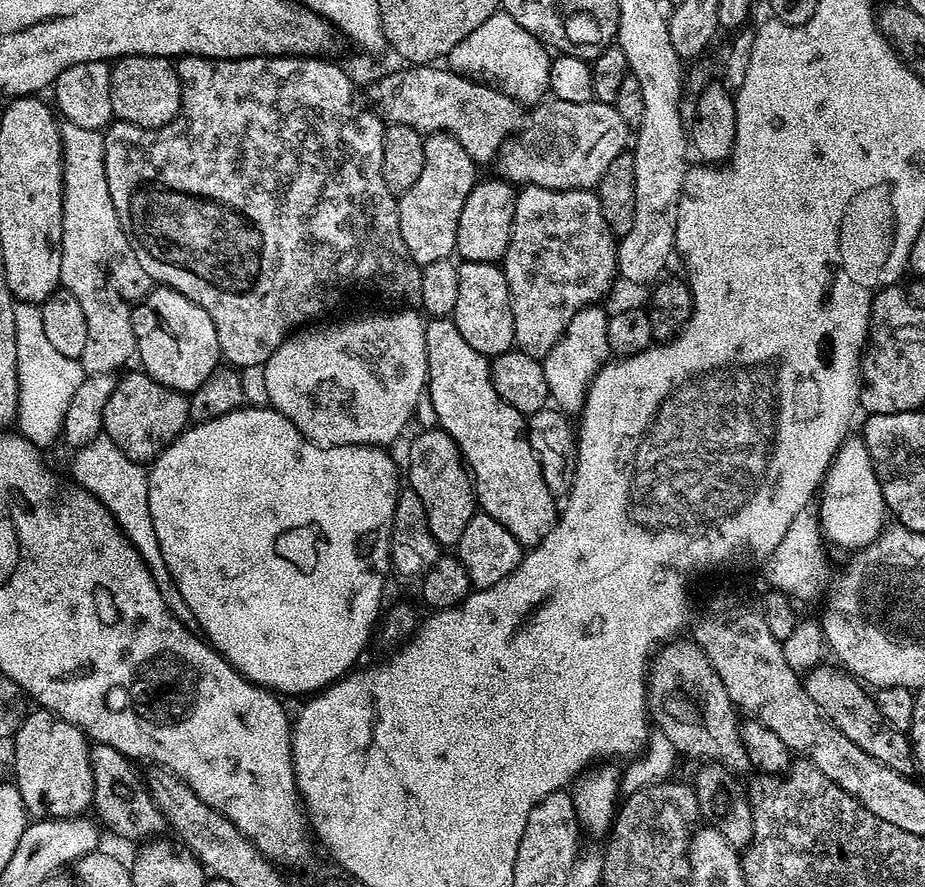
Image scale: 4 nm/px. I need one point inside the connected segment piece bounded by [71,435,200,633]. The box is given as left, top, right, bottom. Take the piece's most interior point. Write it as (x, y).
(121, 484)

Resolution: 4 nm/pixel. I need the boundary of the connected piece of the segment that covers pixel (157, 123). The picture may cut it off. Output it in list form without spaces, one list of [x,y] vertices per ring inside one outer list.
[[[121,56],[111,65],[110,106],[117,121],[133,128],[161,128],[180,113],[180,79],[176,65],[167,56]]]

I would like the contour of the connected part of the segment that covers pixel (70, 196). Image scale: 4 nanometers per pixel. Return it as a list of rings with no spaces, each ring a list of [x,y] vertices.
[[[64,122],[60,124],[60,145],[62,146],[62,158],[64,159],[64,193],[62,194],[62,270],[60,271],[60,283],[63,291],[70,291],[70,286],[76,286],[78,294],[86,294],[86,282],[88,282],[88,264],[110,264],[114,268],[118,280],[122,282],[124,294],[128,298],[122,300],[124,306],[134,306],[144,299],[154,287],[152,281],[138,266],[138,258],[134,258],[134,250],[128,252],[130,242],[126,242],[126,236],[120,225],[118,214],[114,210],[114,202],[110,202],[110,186],[106,186],[106,162],[104,161],[104,132],[86,130],[86,126],[74,126]]]

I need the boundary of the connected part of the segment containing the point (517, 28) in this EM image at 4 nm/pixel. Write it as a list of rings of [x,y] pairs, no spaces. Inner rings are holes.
[[[502,10],[491,15],[478,29],[458,42],[448,53],[446,60],[452,71],[469,79],[491,84],[522,106],[538,104],[550,90],[552,58],[549,49]]]

